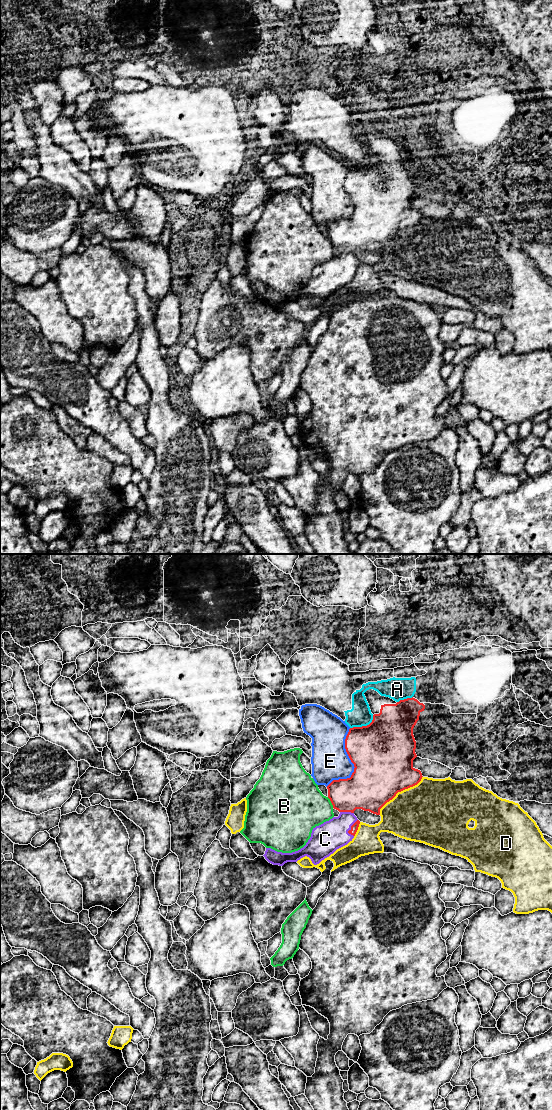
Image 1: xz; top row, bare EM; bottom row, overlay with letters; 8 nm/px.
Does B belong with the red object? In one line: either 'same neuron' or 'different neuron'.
different neuron

